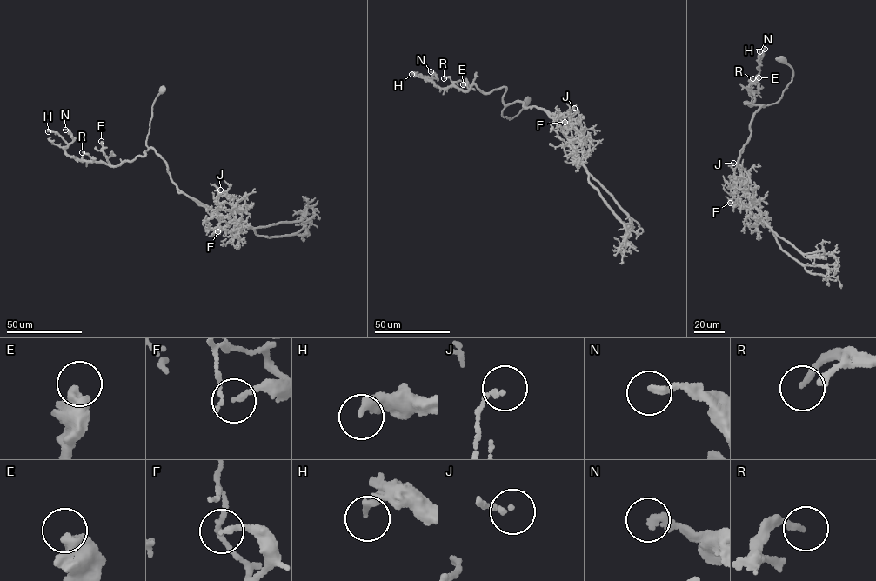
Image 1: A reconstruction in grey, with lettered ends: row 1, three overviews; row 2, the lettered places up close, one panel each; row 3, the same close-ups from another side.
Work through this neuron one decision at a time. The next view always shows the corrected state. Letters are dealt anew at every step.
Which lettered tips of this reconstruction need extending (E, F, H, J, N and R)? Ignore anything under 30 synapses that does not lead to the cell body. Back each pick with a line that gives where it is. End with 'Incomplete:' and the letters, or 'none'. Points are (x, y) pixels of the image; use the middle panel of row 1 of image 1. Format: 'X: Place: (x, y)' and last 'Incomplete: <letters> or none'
Incomplete: none

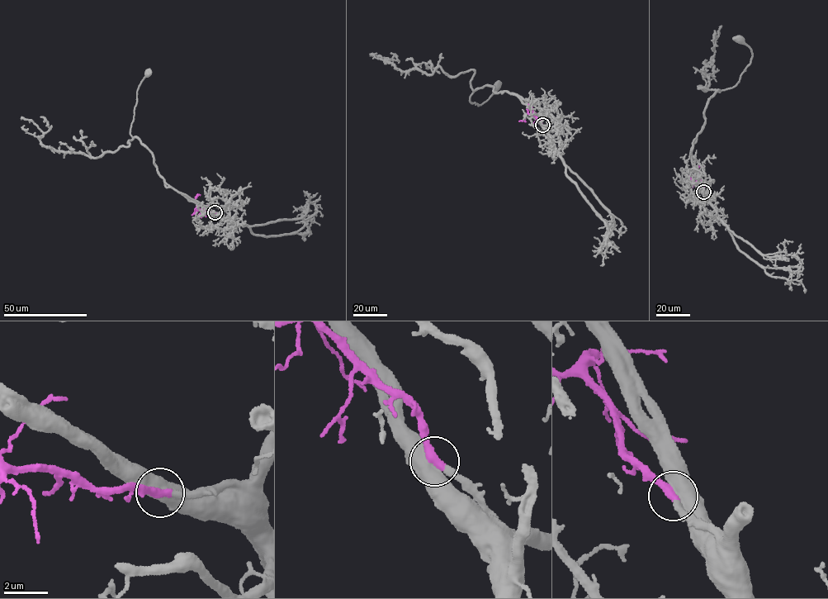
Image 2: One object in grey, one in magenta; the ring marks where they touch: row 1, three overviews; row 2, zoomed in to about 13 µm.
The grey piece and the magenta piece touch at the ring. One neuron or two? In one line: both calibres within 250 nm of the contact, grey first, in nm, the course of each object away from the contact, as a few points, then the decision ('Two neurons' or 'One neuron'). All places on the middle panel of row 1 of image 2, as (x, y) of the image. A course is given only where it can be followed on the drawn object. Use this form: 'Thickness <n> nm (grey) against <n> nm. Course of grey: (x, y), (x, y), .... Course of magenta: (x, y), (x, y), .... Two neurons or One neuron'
Thickness 550 nm (grey) against 440 nm. Course of grey: (542, 125), (515, 95), (495, 92), (494, 87), (477, 87), (470, 102), (481, 104), (497, 85). Course of magenta: (542, 125), (540, 120), (527, 113), (527, 108), (531, 112). One neuron

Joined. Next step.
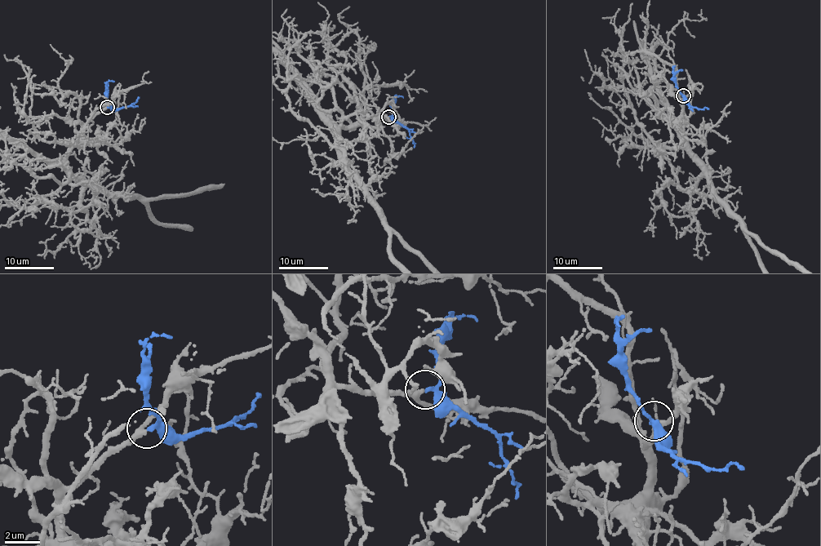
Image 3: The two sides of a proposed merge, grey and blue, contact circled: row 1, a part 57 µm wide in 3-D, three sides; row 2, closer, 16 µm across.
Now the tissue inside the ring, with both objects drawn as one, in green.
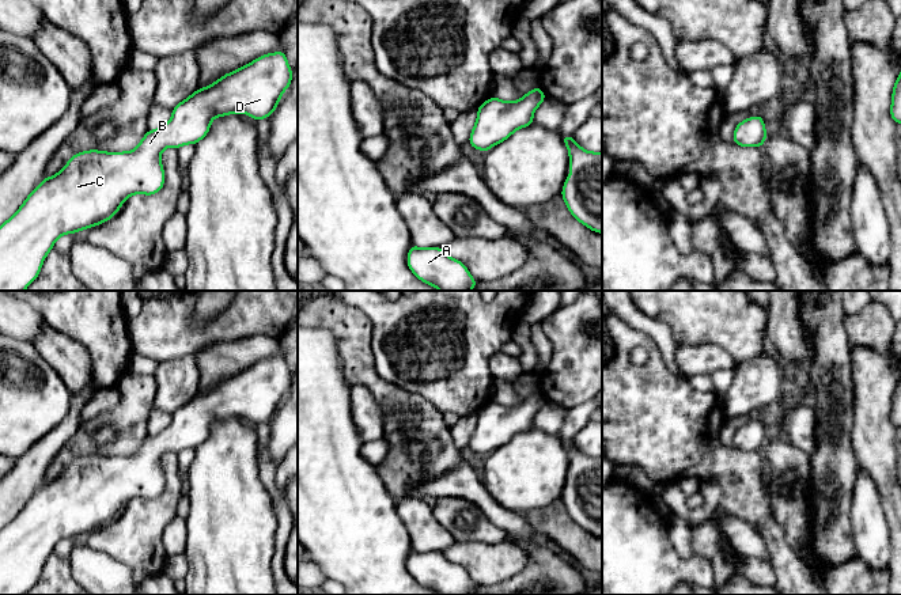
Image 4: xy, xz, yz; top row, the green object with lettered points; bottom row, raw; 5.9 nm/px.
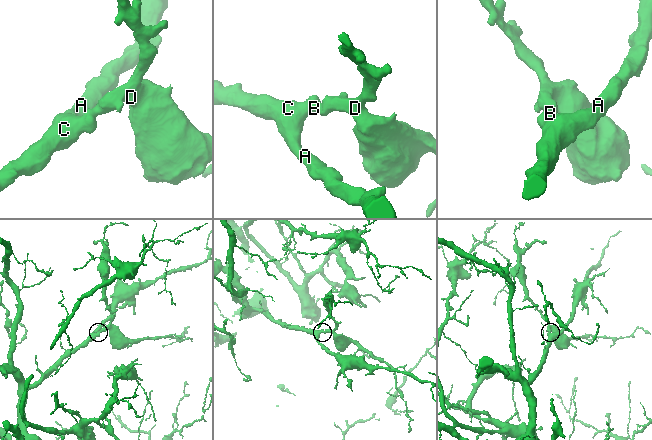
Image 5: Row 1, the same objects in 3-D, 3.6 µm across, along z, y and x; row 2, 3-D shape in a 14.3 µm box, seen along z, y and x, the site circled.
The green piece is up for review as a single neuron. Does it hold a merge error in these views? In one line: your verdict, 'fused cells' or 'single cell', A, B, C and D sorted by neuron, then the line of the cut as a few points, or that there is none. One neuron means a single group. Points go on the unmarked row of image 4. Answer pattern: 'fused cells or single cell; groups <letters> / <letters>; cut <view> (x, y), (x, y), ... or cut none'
single cell; groups A B C D; cut none

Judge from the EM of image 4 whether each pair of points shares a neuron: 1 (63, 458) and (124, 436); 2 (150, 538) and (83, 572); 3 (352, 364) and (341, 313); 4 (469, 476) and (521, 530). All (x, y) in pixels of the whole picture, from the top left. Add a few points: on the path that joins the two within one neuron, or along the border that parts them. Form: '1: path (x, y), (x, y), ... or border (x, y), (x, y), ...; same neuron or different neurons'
1: path (78, 446), (94, 436), (109, 436); same neuron
2: border (87, 544), (121, 561), (133, 579); different neurons
3: path (352, 352), (352, 329), (348, 325); same neuron
4: path (474, 491), (506, 519); same neuron

